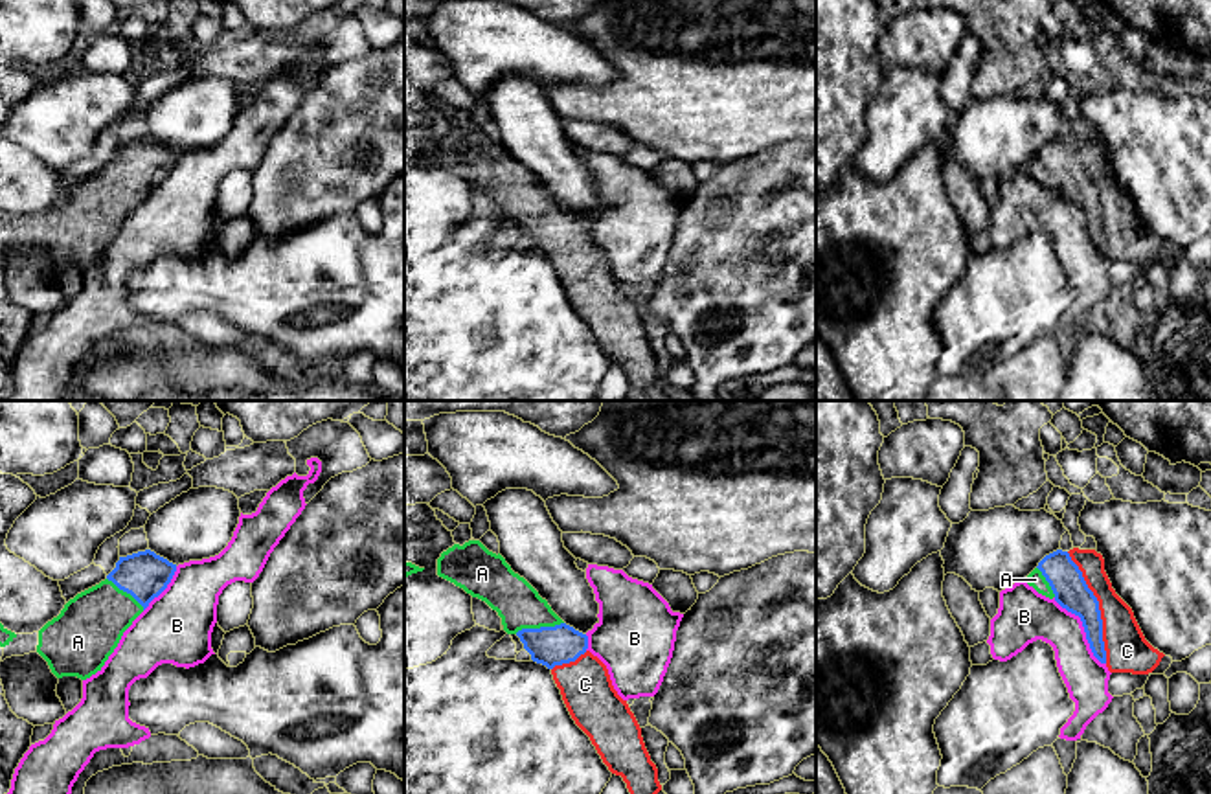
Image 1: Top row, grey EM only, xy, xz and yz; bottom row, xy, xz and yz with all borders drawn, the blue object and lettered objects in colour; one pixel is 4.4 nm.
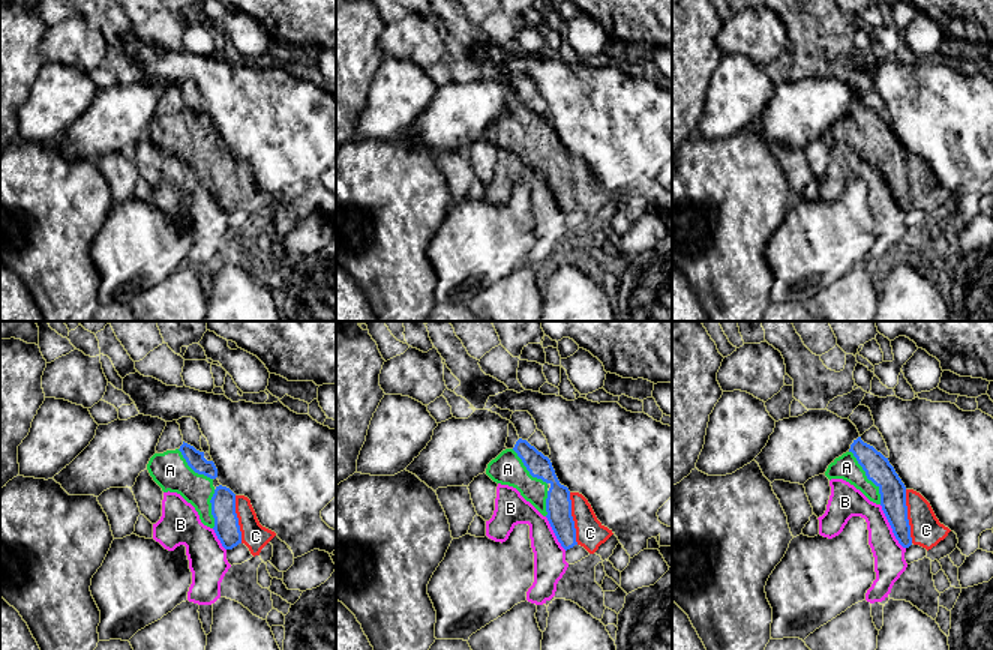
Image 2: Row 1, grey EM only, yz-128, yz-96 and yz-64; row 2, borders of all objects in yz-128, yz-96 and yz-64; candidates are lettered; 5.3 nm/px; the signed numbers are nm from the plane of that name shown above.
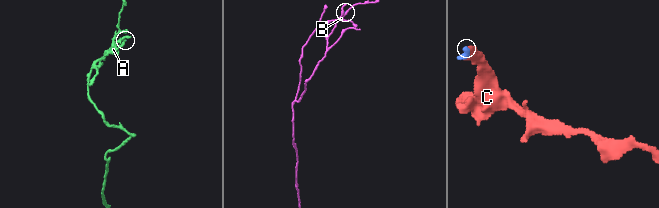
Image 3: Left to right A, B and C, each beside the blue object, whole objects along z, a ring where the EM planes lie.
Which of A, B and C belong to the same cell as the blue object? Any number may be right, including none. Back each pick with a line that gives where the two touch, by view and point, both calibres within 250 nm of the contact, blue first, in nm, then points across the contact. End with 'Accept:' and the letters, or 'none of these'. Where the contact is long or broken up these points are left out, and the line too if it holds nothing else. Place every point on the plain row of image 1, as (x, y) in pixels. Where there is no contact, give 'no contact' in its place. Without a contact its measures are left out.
A: contact xz (541, 215); calibres 180 and 200 nm
C: contact yz (1097, 195); calibres 150 and 190 nm
Accept: A, C

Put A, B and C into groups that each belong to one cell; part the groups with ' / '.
A C / B

